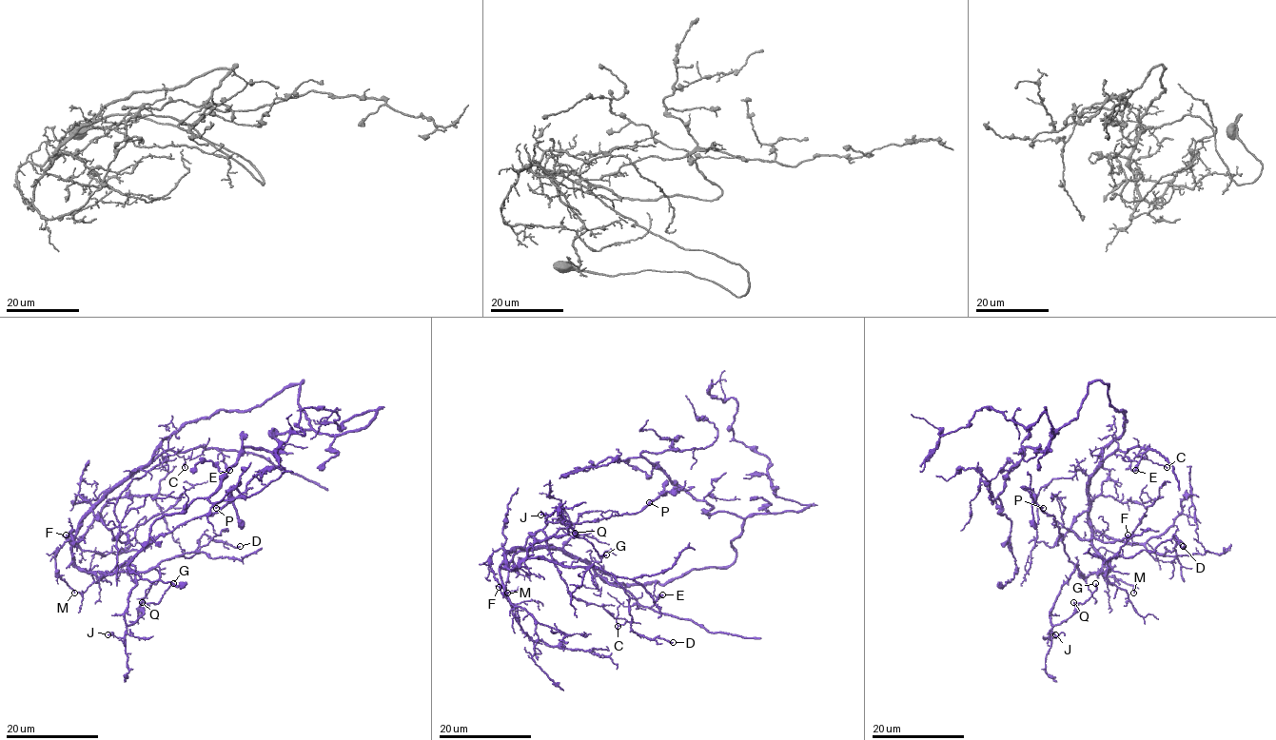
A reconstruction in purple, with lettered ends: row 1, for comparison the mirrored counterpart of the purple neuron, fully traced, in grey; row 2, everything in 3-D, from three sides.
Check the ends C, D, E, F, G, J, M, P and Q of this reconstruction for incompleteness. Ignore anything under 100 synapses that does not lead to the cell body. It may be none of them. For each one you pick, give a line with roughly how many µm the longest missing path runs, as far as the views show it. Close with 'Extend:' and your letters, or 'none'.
Extend: none

